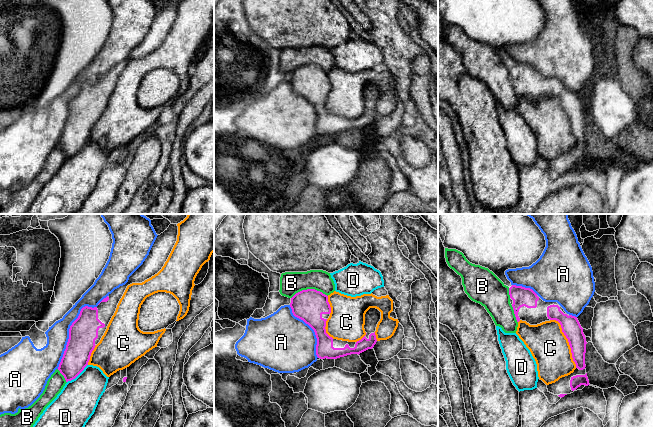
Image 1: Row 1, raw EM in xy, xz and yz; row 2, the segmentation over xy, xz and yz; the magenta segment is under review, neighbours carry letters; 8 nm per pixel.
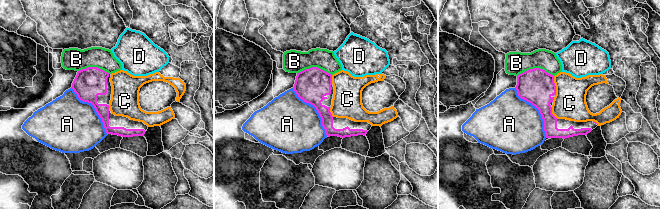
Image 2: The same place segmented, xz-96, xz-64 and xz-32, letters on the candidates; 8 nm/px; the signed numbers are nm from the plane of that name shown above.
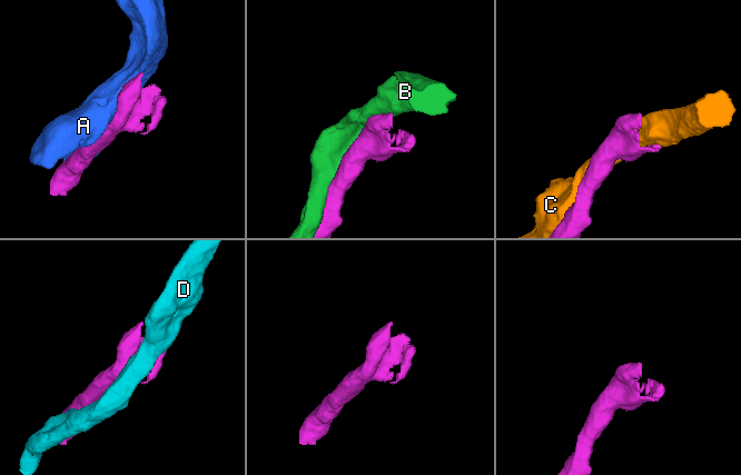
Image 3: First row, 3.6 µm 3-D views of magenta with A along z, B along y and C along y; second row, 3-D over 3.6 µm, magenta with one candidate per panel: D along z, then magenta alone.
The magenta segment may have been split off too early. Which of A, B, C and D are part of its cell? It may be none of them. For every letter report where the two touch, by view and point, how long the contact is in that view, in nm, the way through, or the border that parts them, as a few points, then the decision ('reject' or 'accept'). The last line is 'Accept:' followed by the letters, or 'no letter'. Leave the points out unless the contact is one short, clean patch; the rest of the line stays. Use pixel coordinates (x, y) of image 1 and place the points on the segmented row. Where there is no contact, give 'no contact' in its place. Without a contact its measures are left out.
A: contact xy (69, 331); length 600 nm; reject
B: contact xz (309, 289); length 300 nm; reject
C: contact yz (568, 341); length 440 nm; reject
D: contact xy (77, 375); length 220 nm; reject
Accept: no letter

